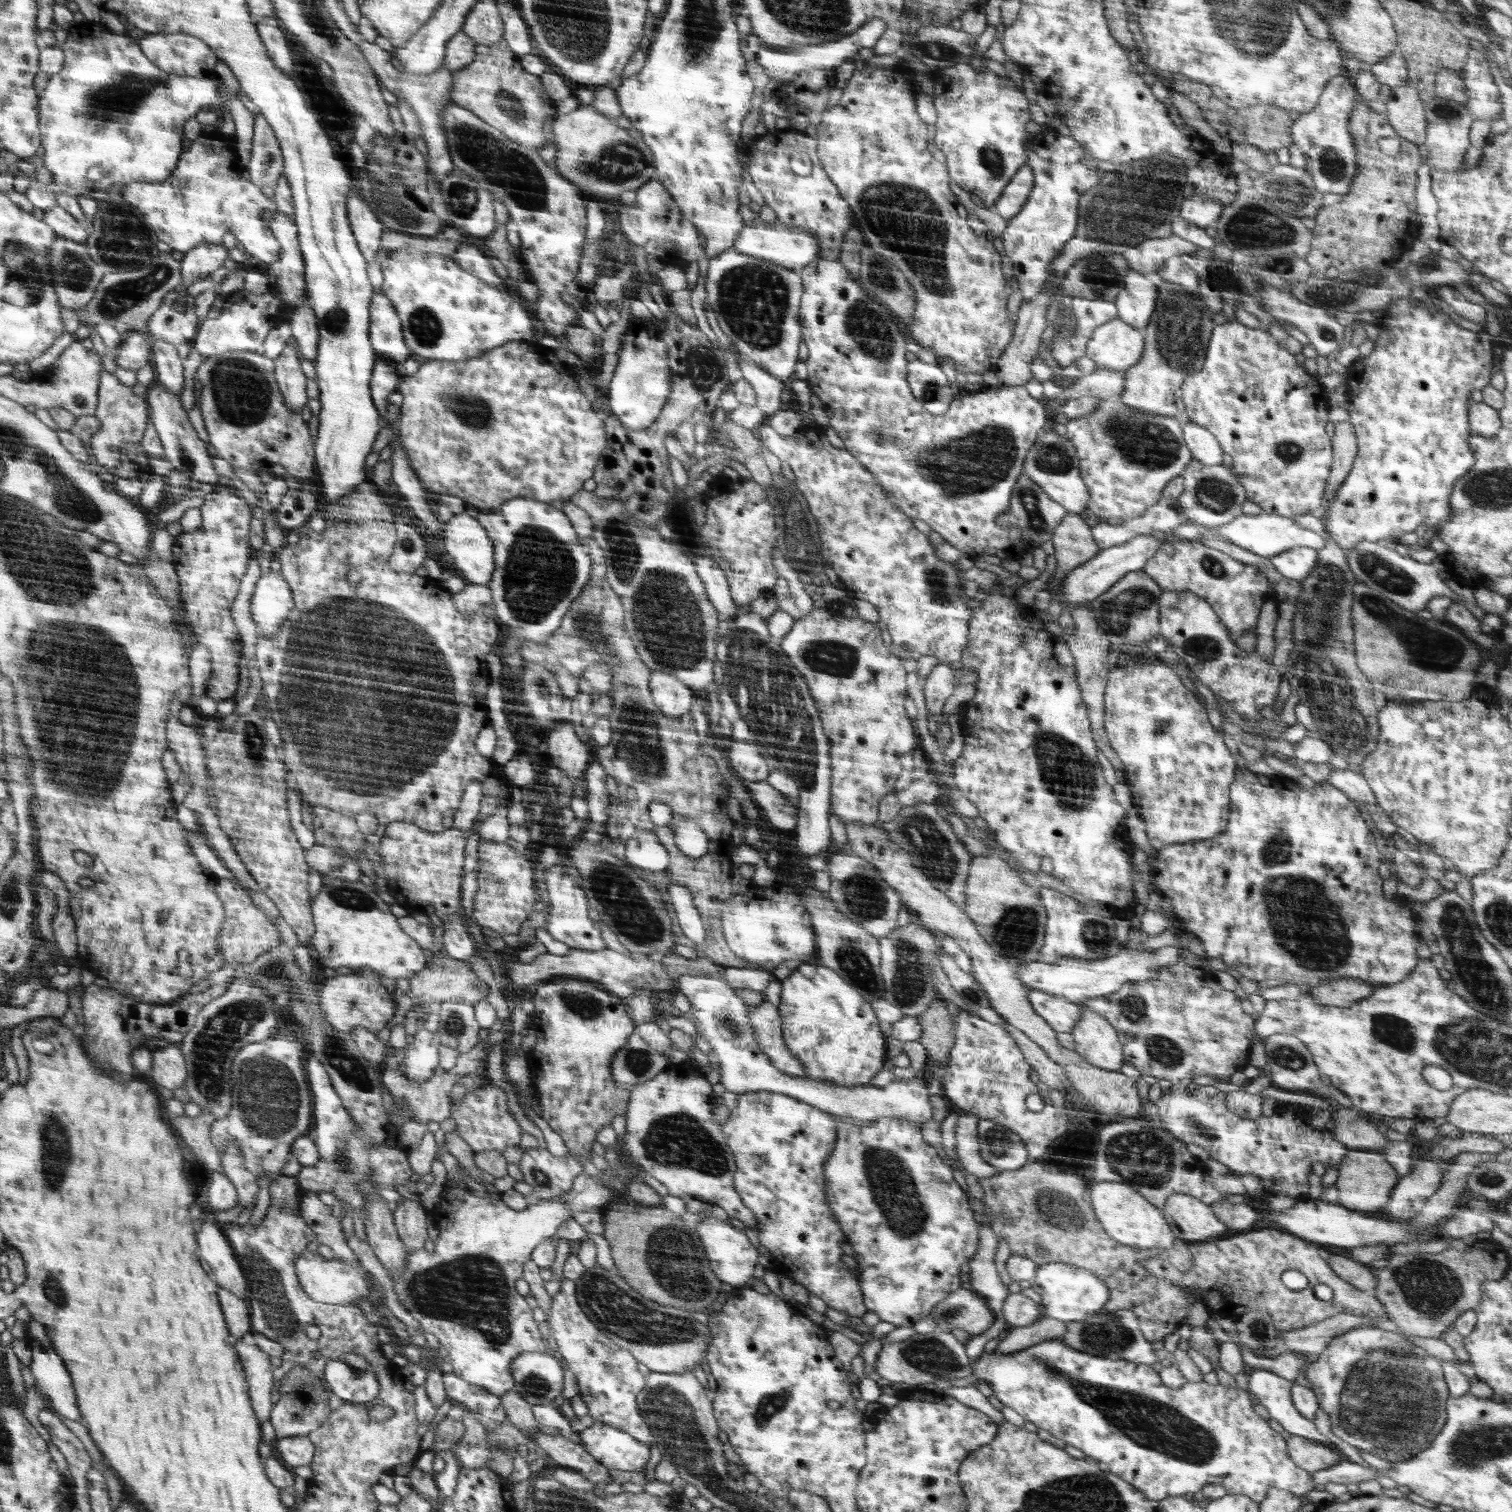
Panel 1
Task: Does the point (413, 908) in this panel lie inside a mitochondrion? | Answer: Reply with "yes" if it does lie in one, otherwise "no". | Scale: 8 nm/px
no

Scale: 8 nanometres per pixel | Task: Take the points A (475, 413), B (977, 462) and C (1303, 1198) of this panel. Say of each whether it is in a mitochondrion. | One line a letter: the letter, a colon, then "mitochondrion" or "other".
A: mitochondrion
B: mitochondrion
C: other

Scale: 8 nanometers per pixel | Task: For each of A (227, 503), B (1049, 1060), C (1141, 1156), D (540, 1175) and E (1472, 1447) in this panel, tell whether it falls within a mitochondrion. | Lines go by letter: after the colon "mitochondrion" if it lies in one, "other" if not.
A: other
B: other
C: mitochondrion
D: mitochondrion
E: mitochondrion

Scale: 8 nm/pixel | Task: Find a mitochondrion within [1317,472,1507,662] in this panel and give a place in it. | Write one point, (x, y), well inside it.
(1385, 575)

